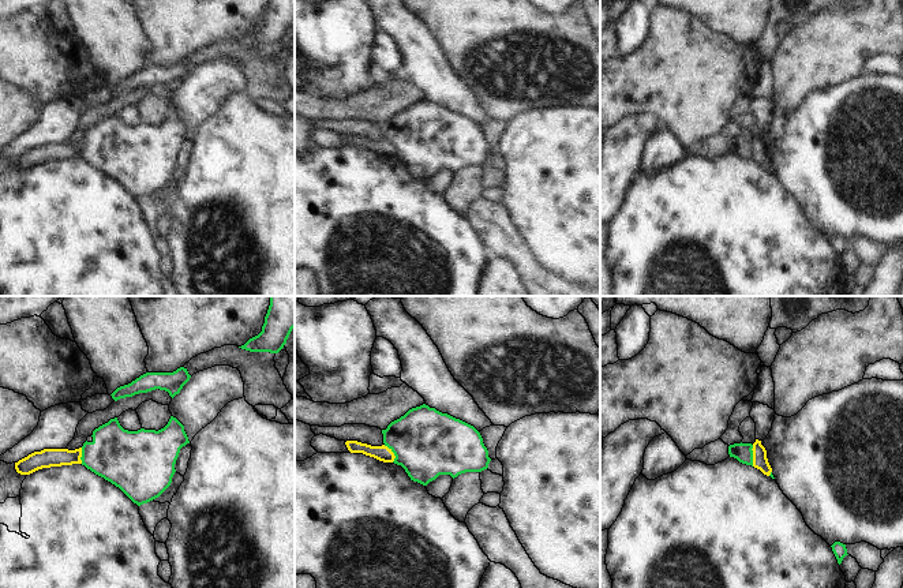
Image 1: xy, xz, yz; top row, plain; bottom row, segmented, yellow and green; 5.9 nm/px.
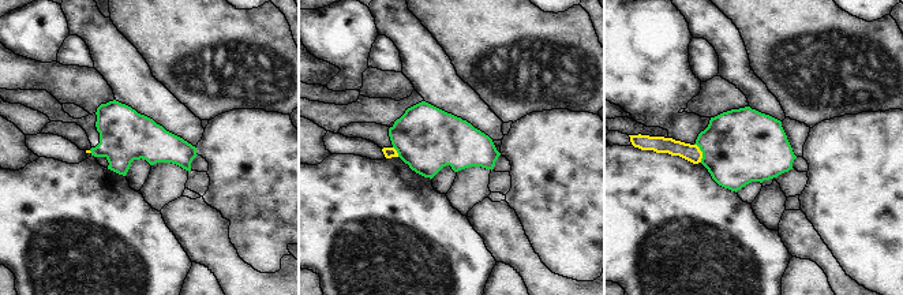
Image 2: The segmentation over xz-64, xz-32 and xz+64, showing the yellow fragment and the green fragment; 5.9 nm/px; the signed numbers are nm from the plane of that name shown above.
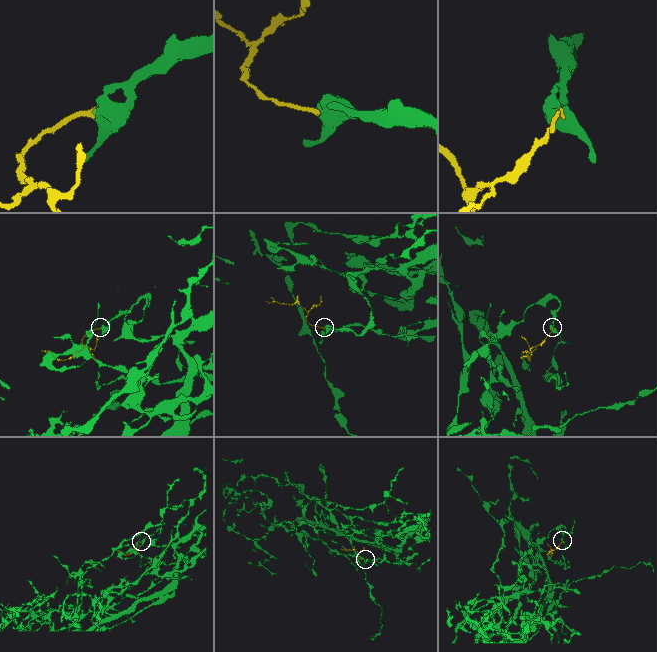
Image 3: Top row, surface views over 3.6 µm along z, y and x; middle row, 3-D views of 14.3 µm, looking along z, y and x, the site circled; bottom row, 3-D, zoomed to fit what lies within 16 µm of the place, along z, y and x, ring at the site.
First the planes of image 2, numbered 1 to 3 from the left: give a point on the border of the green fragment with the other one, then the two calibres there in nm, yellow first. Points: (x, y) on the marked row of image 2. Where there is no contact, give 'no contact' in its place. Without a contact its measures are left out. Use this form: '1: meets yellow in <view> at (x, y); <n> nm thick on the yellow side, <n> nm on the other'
1: no contact
2: meets yellow in xz-32 at (396, 152); 60 nm thick on the yellow side, 380 nm on the other
3: meets yellow in xz+64 at (701, 153); 100 nm thick on the yellow side, 440 nm on the other

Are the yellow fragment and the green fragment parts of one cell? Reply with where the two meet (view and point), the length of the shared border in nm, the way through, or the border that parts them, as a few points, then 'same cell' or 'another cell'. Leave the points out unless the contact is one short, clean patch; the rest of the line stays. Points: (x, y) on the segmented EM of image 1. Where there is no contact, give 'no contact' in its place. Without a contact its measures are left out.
yz (753, 456) | 130 nm | along yz (753, 445), (752, 465) | another cell

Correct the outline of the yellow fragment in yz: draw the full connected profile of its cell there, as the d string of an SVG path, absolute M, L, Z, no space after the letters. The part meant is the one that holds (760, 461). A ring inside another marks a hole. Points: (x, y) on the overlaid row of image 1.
M756 439L752 450L753 450L753 467L760 469L764 475L769 476L772 472L772 468L768 462L767 450L761 445L761 441Z

